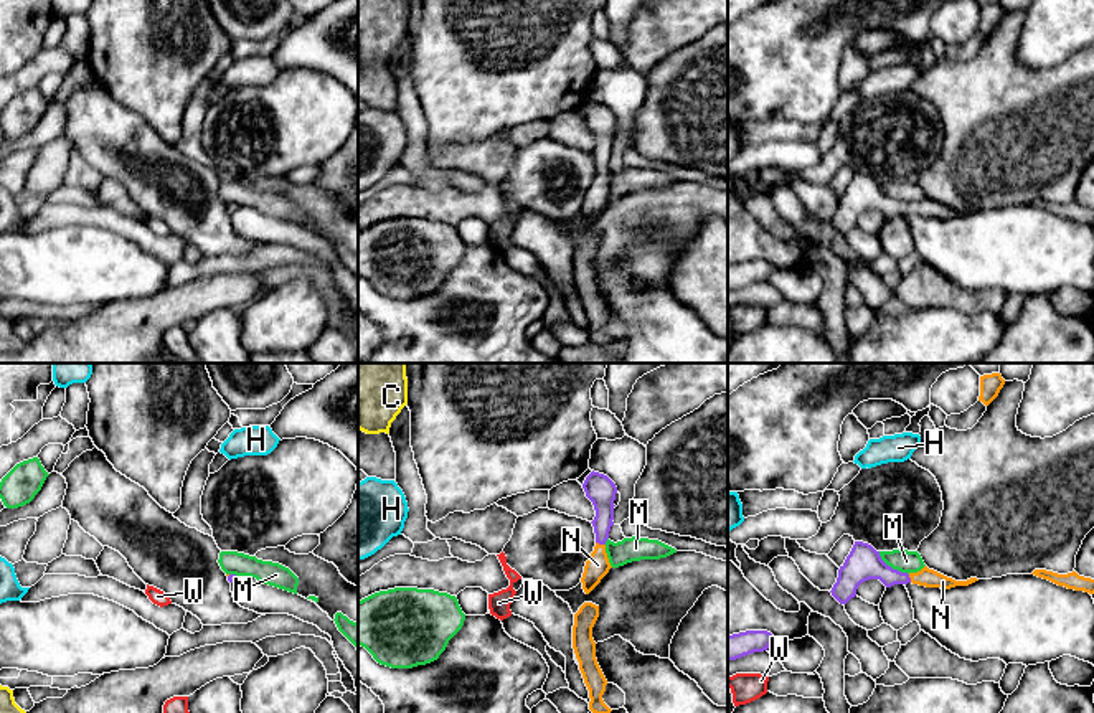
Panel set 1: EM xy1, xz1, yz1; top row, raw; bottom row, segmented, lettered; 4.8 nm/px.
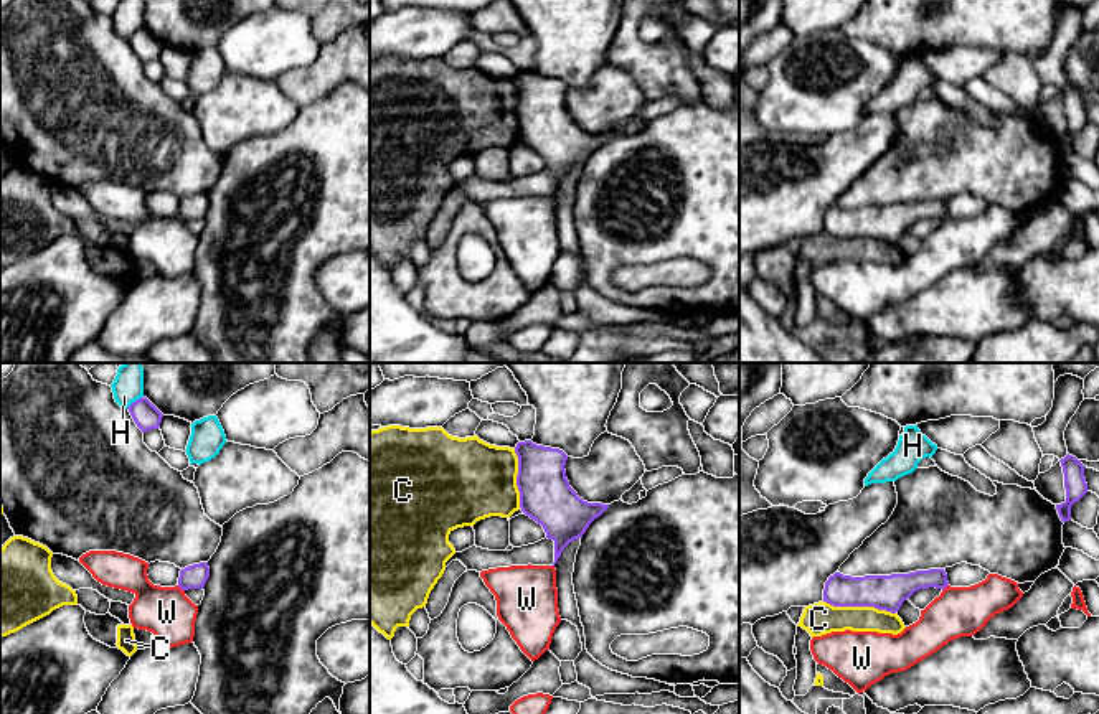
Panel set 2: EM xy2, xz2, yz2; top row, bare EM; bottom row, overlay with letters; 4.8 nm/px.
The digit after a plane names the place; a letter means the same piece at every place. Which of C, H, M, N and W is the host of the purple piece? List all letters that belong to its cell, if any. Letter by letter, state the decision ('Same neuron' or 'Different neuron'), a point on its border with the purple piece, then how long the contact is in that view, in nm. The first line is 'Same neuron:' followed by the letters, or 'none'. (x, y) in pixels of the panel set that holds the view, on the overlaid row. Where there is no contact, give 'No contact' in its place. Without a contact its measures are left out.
Same neuron: N
C: Different neuron. Touches purple at yz2 (860, 605). Shared border 360 nm
H: Different neuron. Touches purple at xy2 (136, 401). Shared border 110 nm
M: Different neuron. Touches purple at yz1 (890, 566). Shared border 190 nm
N: Same neuron. Touches purple at xz1 (601, 543). Shared border 50 nm
W: Different neuron. Touches purple at xy2 (180, 587). Shared border 50 nm

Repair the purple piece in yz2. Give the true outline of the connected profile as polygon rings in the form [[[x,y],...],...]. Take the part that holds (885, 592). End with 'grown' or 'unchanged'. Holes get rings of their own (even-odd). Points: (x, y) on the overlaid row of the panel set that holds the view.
[[[944,569],[865,577],[835,572],[825,582],[823,602],[833,607],[875,607],[896,613],[916,590],[929,587],[944,590],[947,585]]]; unchanged

